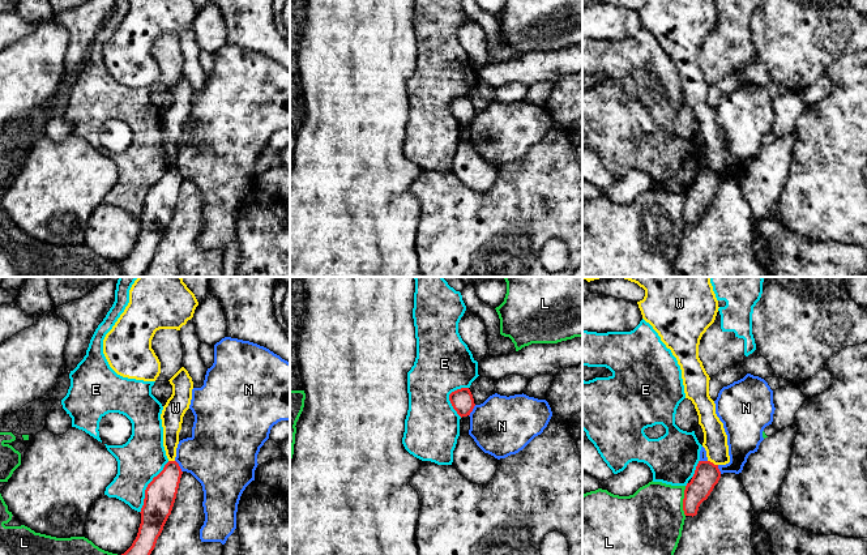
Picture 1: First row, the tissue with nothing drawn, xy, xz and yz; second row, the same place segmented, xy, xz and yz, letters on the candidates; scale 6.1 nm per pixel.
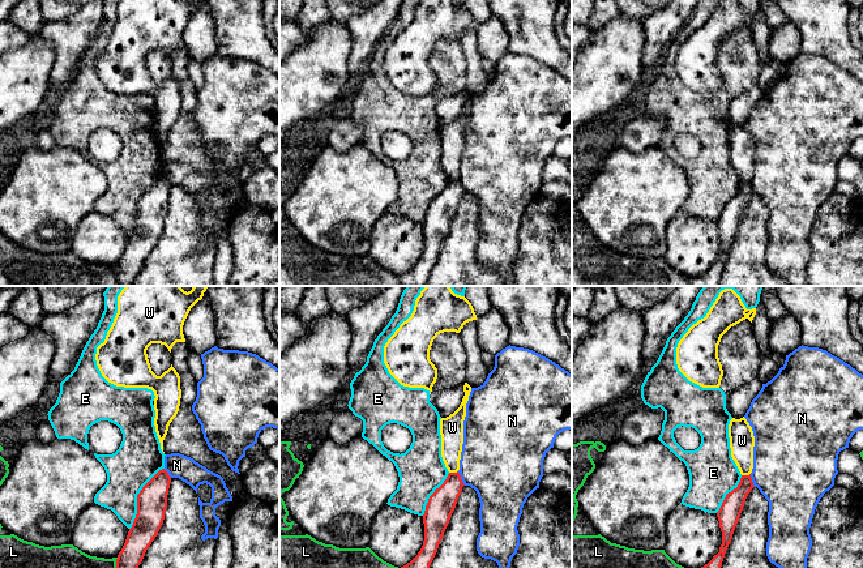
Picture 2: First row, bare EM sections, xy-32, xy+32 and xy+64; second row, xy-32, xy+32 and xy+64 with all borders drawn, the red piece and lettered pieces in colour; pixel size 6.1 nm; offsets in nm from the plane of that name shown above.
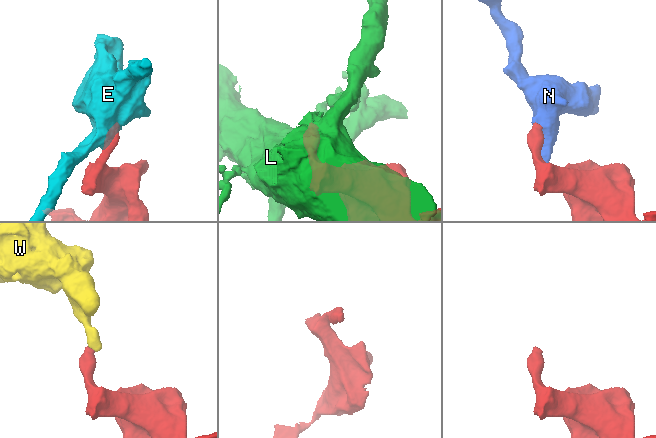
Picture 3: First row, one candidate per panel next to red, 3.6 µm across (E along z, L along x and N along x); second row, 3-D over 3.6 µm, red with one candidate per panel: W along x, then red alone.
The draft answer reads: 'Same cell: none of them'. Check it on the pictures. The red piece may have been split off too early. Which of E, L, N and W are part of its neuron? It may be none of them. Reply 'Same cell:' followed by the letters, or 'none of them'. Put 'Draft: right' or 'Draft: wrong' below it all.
Same cell: none of them
Draft: right

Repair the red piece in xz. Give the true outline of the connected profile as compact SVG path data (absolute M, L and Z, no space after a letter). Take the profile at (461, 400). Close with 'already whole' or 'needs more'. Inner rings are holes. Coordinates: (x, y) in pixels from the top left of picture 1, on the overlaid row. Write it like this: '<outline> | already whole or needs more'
M461 388L449 394L449 401L457 414L462 417L470 415L475 404L469 388Z | already whole

